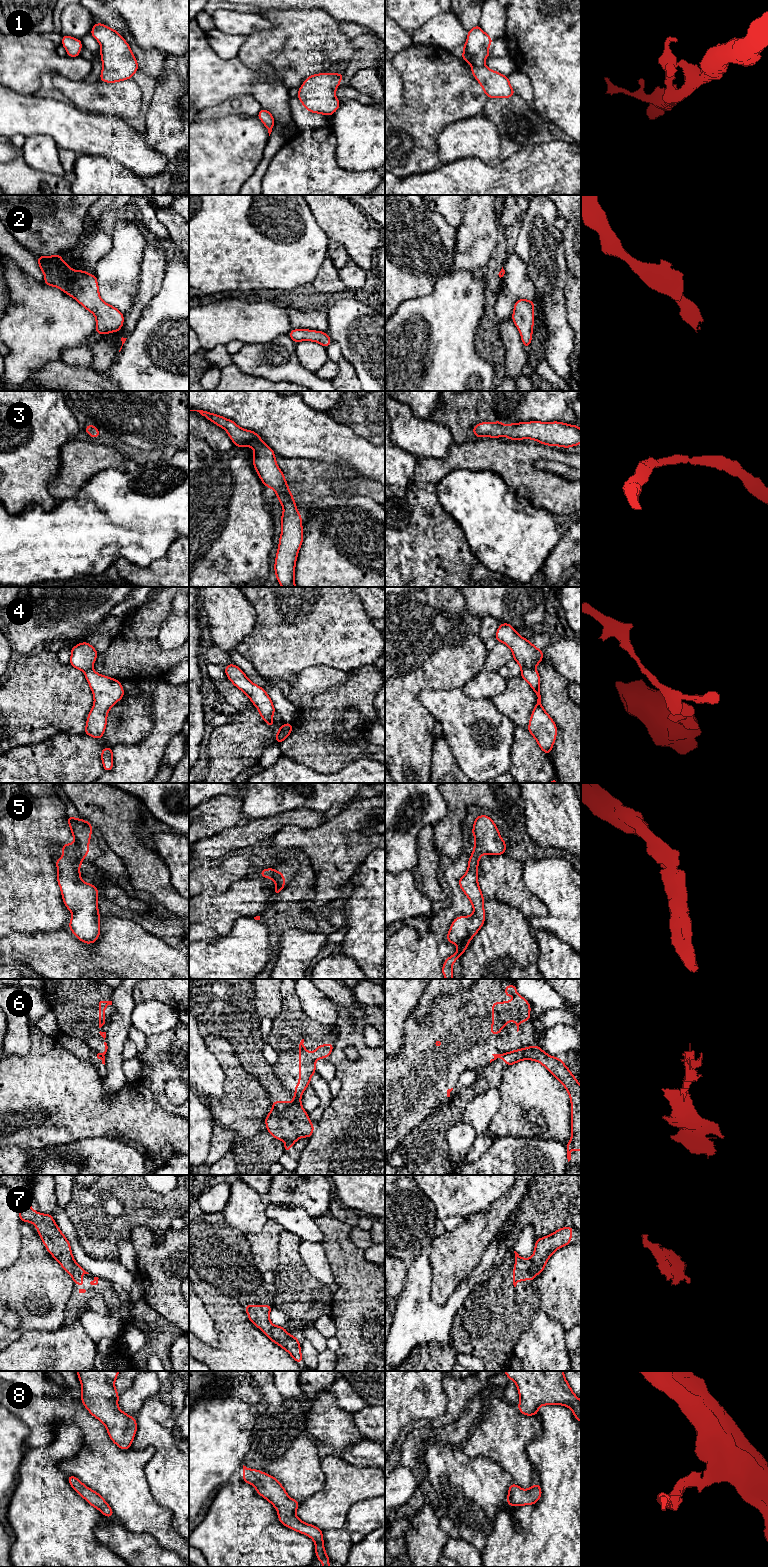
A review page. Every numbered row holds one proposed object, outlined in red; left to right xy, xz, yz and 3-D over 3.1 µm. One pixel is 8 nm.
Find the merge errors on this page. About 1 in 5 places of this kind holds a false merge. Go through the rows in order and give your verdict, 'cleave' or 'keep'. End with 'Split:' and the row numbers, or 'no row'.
1: keep
2: keep
3: keep
4: cleave
5: keep
6: cleave
7: keep
8: keep
Split: 4, 6

